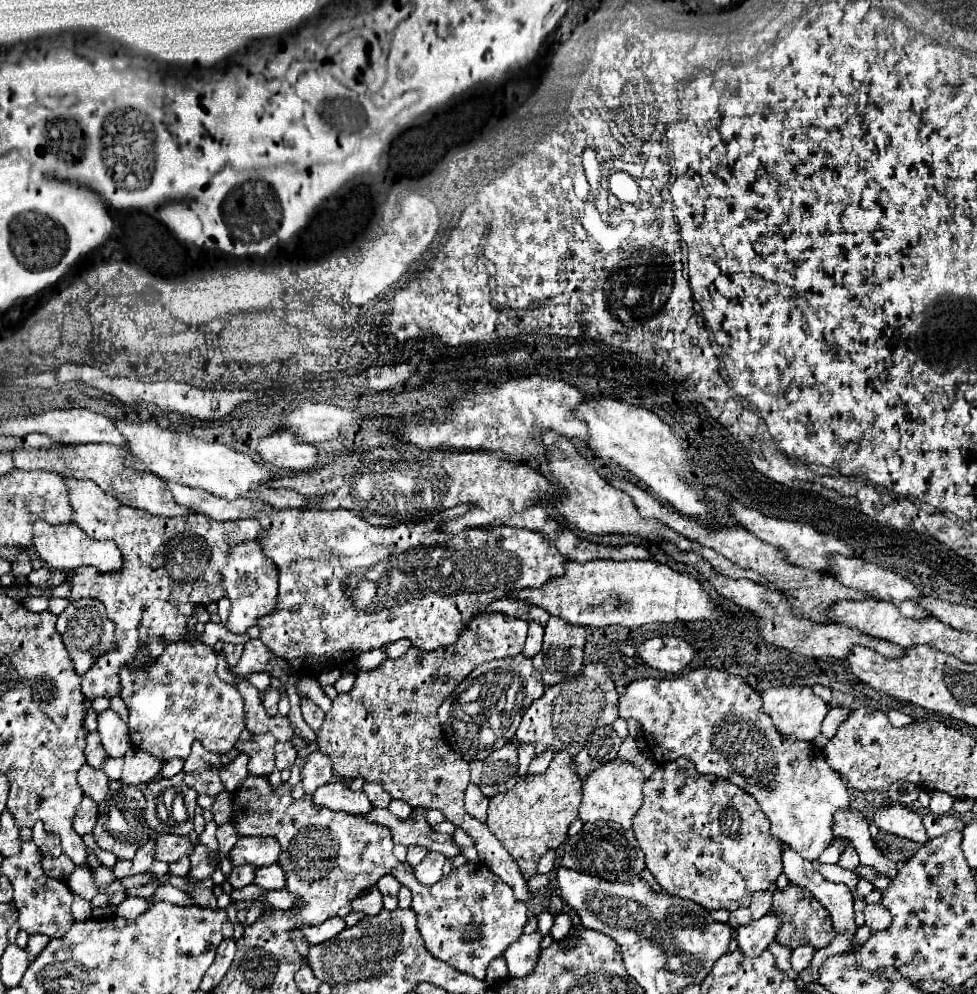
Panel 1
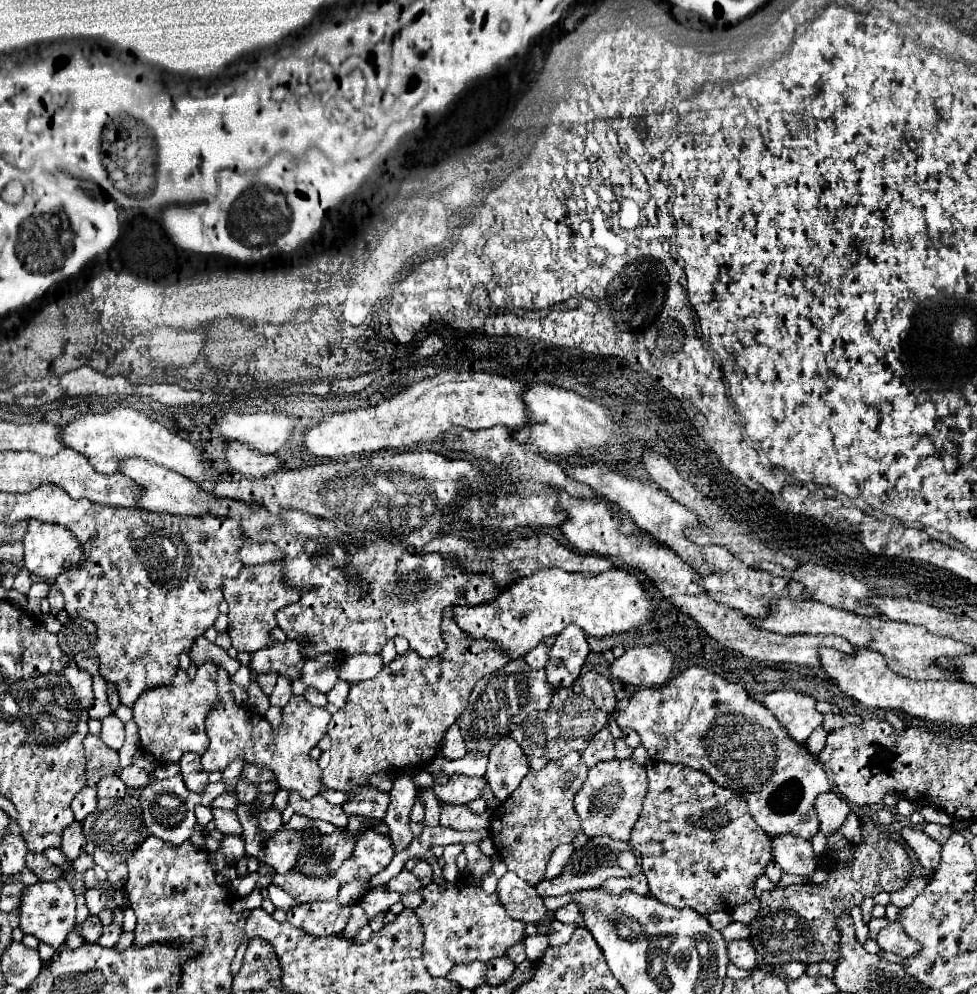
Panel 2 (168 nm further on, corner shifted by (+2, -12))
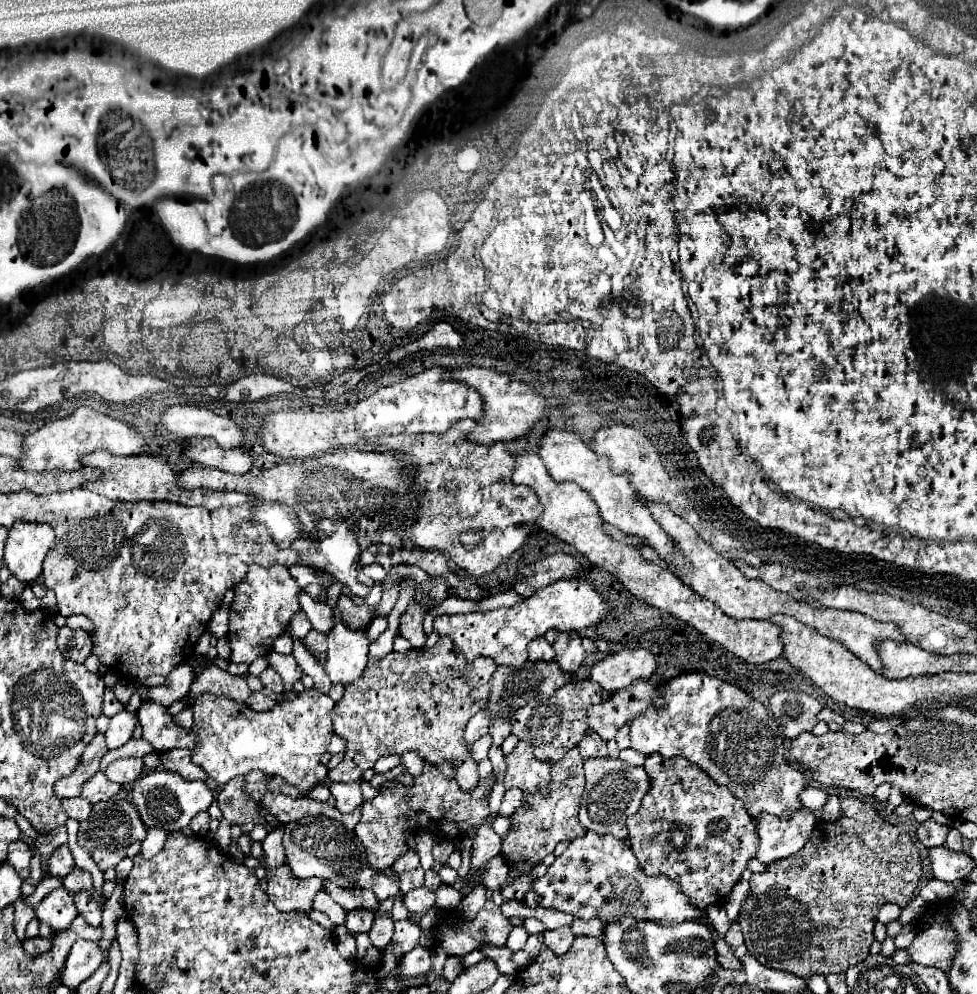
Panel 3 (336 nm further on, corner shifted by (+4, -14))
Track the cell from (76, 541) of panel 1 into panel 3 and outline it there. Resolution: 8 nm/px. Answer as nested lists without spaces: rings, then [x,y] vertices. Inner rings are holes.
[[[17,521],[7,531],[5,565],[21,583],[33,583],[41,575],[41,563],[53,543],[53,529],[47,523]]]

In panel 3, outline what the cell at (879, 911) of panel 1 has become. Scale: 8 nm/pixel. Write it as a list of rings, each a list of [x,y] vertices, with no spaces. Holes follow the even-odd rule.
[[[939,923],[917,933],[915,941],[907,949],[915,963],[937,967],[941,971],[949,971],[953,965],[953,951],[957,951],[957,947],[953,947],[953,931]]]

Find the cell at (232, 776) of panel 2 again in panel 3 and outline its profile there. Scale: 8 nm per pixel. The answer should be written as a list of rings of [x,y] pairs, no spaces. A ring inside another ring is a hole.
[[[325,815],[305,817],[285,825],[283,845],[287,849],[287,863],[291,871],[299,879],[319,877],[323,881],[335,881],[345,889],[373,889],[373,893],[383,901],[387,897],[397,897],[399,893],[399,877],[393,869],[373,871],[365,859],[365,847],[357,839],[353,829],[341,827],[335,819]]]

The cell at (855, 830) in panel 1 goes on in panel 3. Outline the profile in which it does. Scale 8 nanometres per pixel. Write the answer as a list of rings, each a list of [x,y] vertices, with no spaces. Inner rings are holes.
[[[807,787],[803,793],[801,793],[801,803],[811,809],[811,811],[817,811],[821,809],[825,803],[827,803],[827,793],[817,789],[817,787]]]

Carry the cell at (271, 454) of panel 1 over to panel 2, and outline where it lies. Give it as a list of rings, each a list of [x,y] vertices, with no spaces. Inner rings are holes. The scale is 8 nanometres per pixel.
[[[229,443],[227,449],[227,463],[233,471],[245,475],[245,477],[265,477],[273,471],[283,469],[283,461],[275,455],[261,455],[255,451],[243,451],[243,445]]]

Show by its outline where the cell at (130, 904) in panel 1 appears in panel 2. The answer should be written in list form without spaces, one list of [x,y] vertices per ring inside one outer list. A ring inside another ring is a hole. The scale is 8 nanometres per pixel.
[[[111,923],[111,925],[105,927],[105,931],[103,931],[103,935],[101,935],[101,939],[97,943],[103,945],[103,947],[113,947],[119,941],[121,933],[123,933],[121,925],[119,923]]]

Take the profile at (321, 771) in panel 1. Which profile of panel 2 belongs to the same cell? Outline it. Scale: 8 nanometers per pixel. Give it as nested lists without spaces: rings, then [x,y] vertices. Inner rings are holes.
[[[219,667],[217,671],[217,687],[219,687],[219,707],[207,715],[205,727],[209,735],[209,747],[201,755],[201,765],[205,771],[221,771],[235,757],[243,757],[247,763],[267,767],[275,773],[279,787],[299,791],[305,799],[311,799],[321,793],[321,767],[317,761],[309,757],[309,751],[317,745],[317,741],[327,733],[327,723],[331,713],[327,709],[319,709],[307,703],[305,697],[291,697],[283,707],[283,721],[277,731],[273,731],[265,717],[251,709],[237,707],[229,693],[229,675]]]

